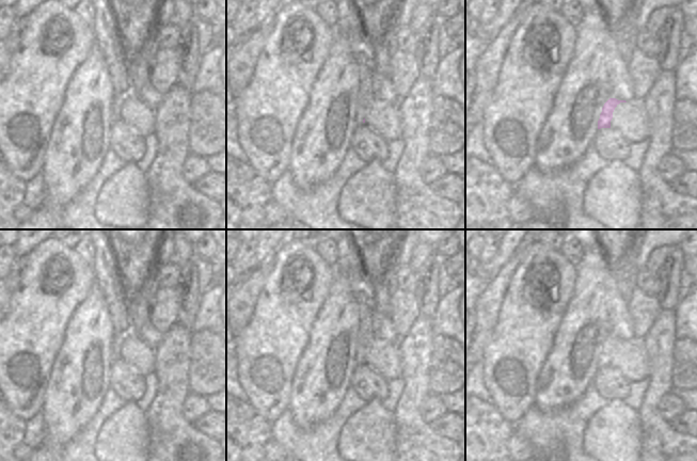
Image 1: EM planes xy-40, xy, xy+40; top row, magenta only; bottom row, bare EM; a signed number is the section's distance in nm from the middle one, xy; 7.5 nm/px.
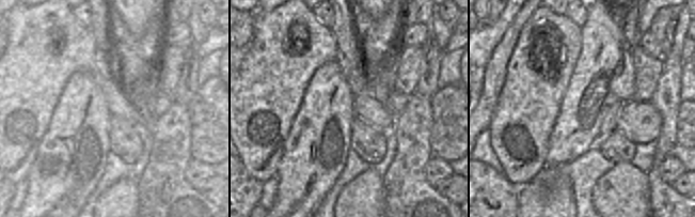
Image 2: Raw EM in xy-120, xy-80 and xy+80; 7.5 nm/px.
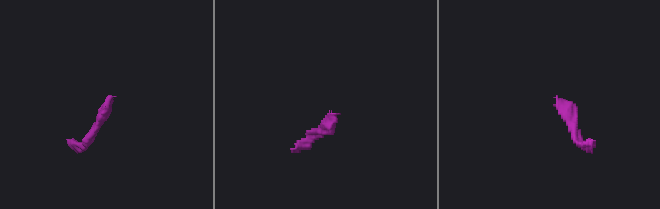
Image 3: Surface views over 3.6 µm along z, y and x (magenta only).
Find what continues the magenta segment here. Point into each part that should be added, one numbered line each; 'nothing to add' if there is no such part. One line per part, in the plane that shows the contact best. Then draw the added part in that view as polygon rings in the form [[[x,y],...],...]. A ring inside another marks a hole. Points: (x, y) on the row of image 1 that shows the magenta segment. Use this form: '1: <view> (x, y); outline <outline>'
1: xy (365, 90); outline [[[374,61],[370,64],[359,65],[359,108],[357,110],[357,125],[363,124],[367,105],[374,99],[374,89],[371,86],[371,71]]]

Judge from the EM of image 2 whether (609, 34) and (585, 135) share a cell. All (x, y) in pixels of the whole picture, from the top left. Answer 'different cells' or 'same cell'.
same cell

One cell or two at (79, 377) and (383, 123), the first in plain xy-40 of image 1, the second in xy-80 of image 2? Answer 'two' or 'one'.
two

